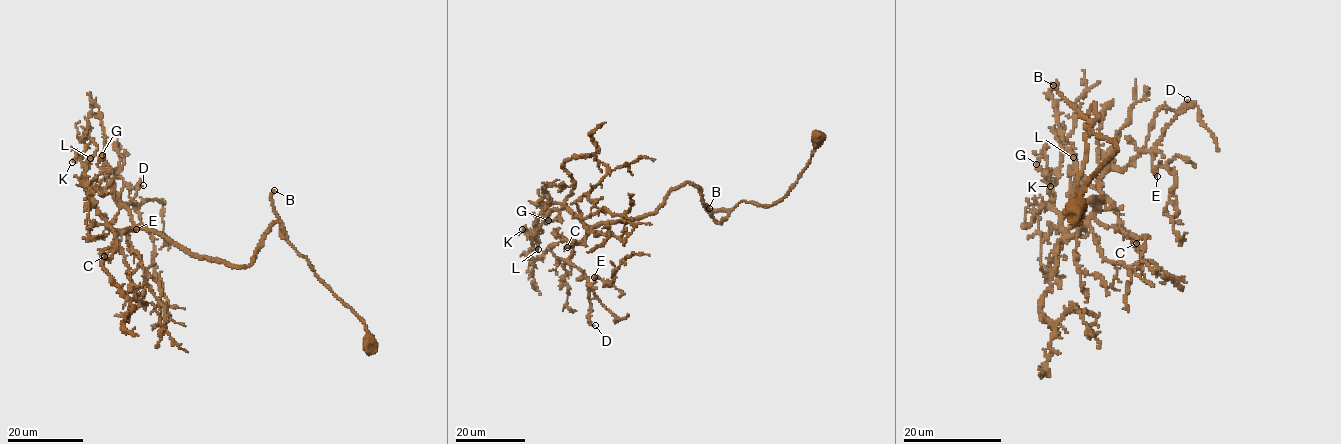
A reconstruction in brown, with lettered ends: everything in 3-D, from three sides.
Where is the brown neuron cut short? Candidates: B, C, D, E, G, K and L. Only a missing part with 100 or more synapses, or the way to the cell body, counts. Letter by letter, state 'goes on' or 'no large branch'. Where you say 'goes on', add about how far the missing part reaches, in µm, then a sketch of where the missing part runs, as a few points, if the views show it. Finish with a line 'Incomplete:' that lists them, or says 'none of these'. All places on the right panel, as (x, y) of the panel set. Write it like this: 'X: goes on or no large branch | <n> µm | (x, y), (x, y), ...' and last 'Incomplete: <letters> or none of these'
B: goes on | 120 µm
C: no large branch
D: no large branch
E: no large branch
G: no large branch
K: no large branch
L: no large branch
Incomplete: B

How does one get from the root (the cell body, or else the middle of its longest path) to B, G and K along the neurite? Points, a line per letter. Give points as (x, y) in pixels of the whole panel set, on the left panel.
B: (371, 341), (373, 336), (363, 319), (321, 281), (305, 257), (288, 241), (272, 204), (274, 190)
G: (371, 341), (279, 222), (254, 260), (238, 267), (145, 229), (111, 229), (90, 187), (102, 155)
K: (371, 341), (279, 222), (248, 265), (193, 256), (145, 229), (111, 229), (78, 154), (72, 162)

